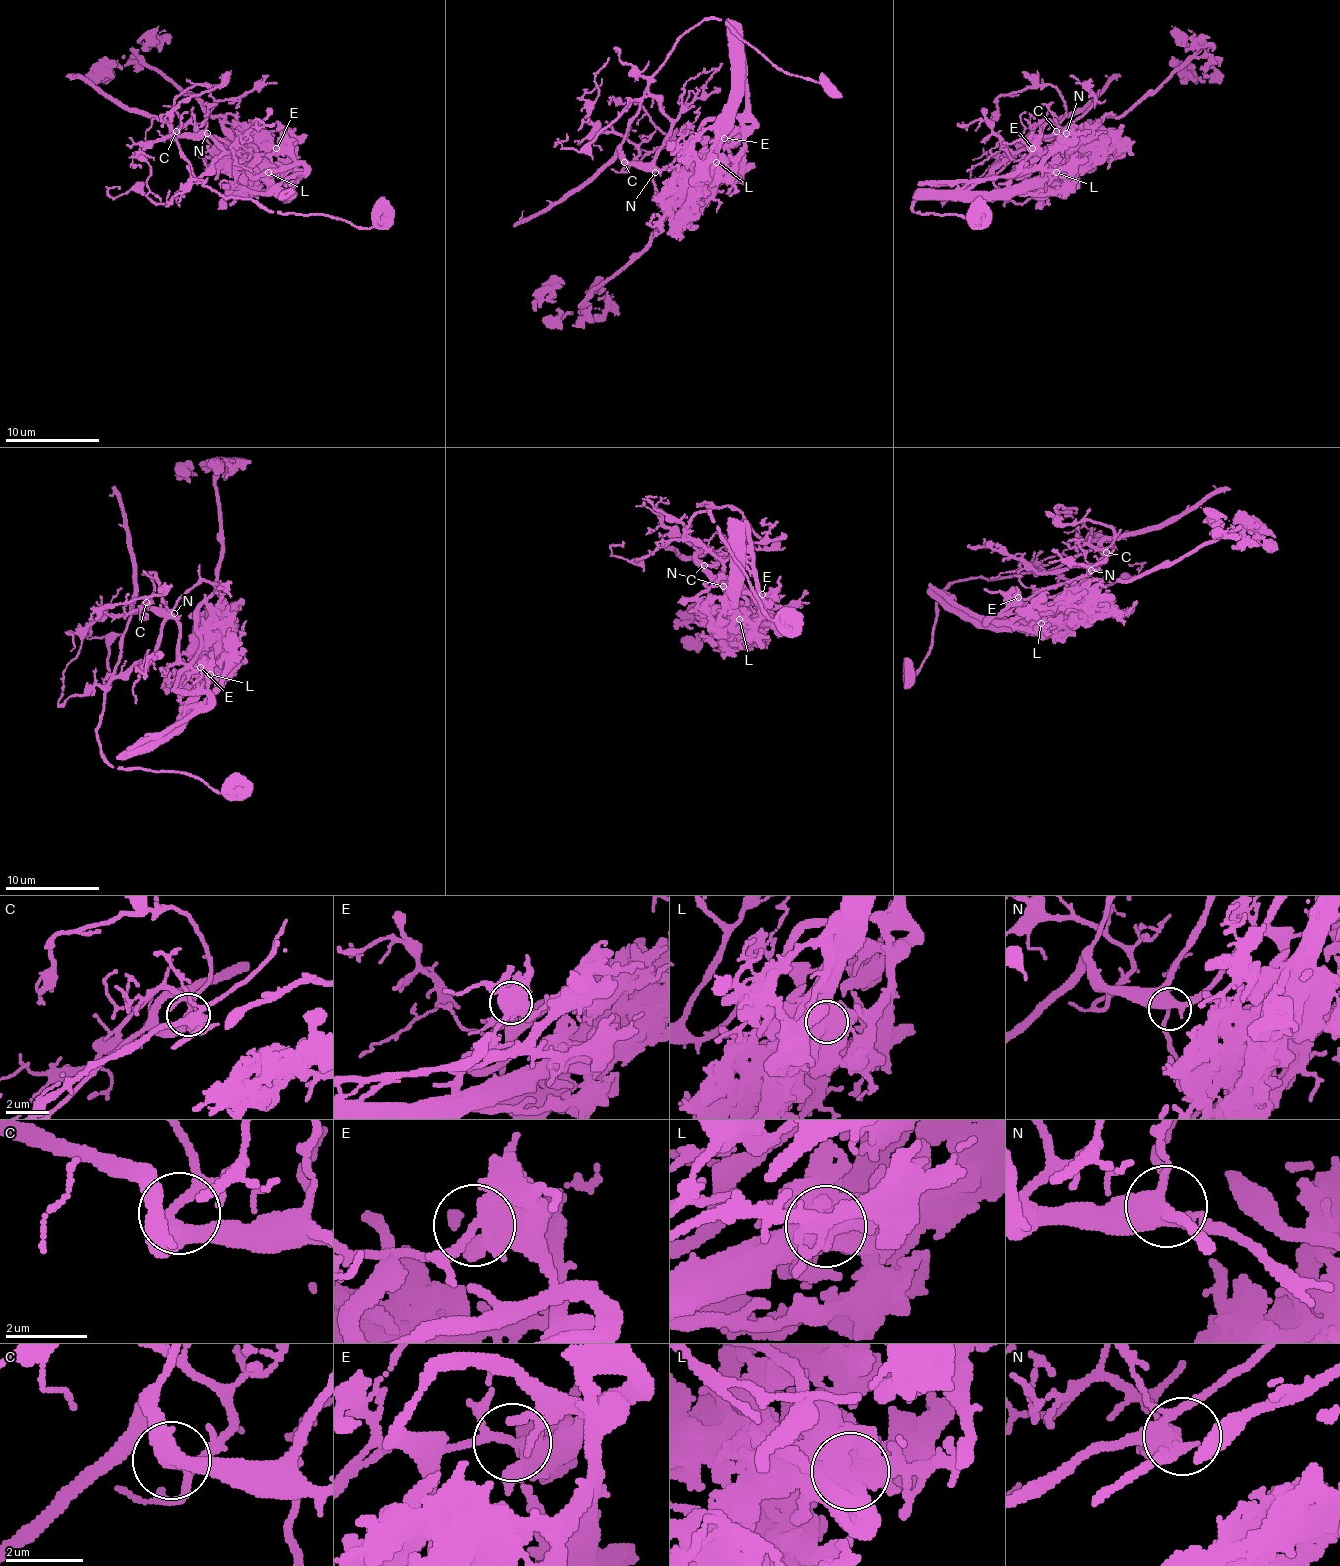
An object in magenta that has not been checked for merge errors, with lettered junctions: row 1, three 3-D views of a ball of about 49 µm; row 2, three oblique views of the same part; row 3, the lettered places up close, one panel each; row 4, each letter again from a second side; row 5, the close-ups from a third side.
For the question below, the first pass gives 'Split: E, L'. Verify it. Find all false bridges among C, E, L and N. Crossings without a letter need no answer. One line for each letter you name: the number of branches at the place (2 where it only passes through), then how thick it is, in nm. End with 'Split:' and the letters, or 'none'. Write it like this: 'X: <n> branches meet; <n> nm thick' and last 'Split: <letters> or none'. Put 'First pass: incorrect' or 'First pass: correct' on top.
First pass: correct
E: 5 branches meet; 400 nm thick
L: 5 branches meet; 800 nm thick
Split: E, L

